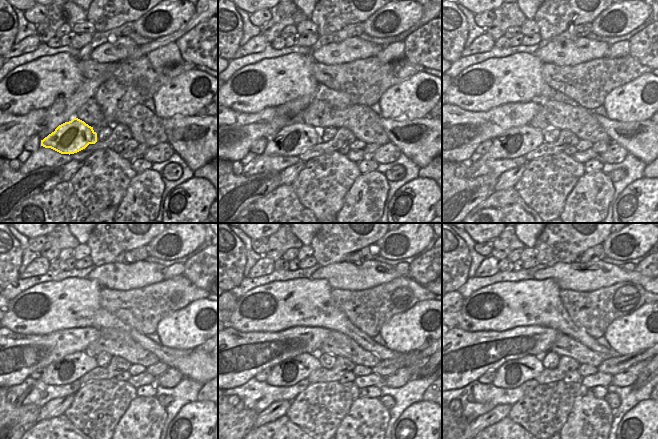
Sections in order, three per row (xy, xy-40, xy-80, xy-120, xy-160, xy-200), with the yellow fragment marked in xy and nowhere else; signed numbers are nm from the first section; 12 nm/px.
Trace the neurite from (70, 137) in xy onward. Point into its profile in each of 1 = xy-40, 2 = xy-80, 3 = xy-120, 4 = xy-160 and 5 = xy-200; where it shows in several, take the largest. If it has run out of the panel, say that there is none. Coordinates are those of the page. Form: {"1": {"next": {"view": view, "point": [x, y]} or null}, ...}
{"1": {"next": {"view": "xy-40", "point": [292, 140]}}, "2": {"next": {"view": "xy-80", "point": [516, 142]}}, "3": {"next": {"view": "xy-120", "point": [70, 368]}}, "4": {"next": {"view": "xy-160", "point": [289, 372]}}, "5": {"next": {"view": "xy-200", "point": [510, 375]}}}

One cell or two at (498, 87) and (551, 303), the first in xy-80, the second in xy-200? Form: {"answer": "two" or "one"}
{"answer": "one"}

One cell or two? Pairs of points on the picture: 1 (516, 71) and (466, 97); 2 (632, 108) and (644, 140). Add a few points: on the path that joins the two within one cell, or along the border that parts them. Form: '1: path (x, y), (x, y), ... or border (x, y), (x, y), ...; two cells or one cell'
1: path (504, 80), (498, 81), (484, 94), (478, 96); one cell
2: border (647, 119), (639, 121), (612, 120); two cells

